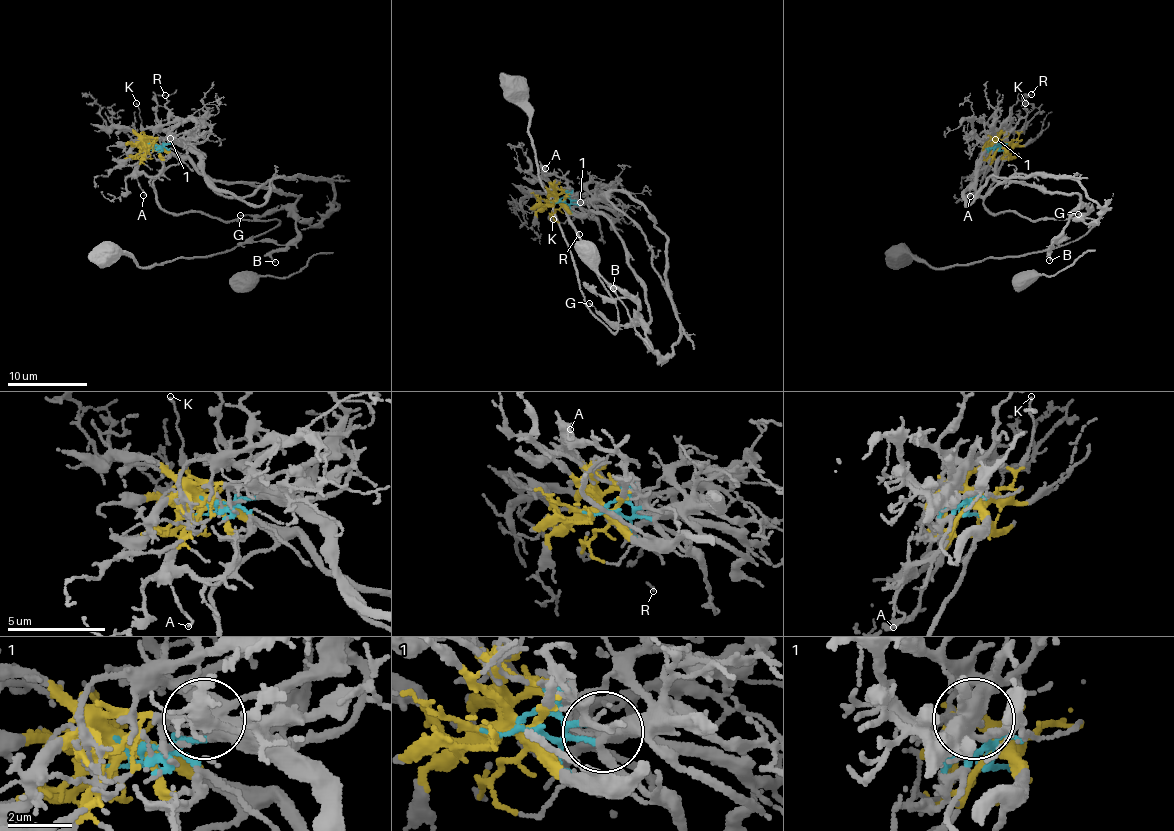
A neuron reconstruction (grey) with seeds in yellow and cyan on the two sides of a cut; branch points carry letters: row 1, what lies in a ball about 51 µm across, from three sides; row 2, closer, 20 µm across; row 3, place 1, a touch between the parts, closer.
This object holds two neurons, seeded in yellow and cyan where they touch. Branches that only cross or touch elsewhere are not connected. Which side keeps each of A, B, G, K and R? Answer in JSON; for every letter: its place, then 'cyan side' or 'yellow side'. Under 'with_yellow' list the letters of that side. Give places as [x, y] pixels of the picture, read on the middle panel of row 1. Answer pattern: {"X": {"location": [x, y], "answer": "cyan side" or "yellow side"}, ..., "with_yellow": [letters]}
{"A": {"location": [545, 168], "answer": "yellow side"}, "B": {"location": [613, 288], "answer": "yellow side"}, "G": {"location": [589, 303], "answer": "yellow side"}, "K": {"location": [553, 219], "answer": "yellow side"}, "R": {"location": [579, 234], "answer": "cyan side"}, "with_yellow": ["A", "B", "G", "K"]}

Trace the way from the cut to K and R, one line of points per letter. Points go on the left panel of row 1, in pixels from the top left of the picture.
K: (147, 149), (149, 144), (136, 102)
R: (147, 149), (158, 149), (171, 141), (160, 124), (156, 108), (155, 96), (165, 94)

